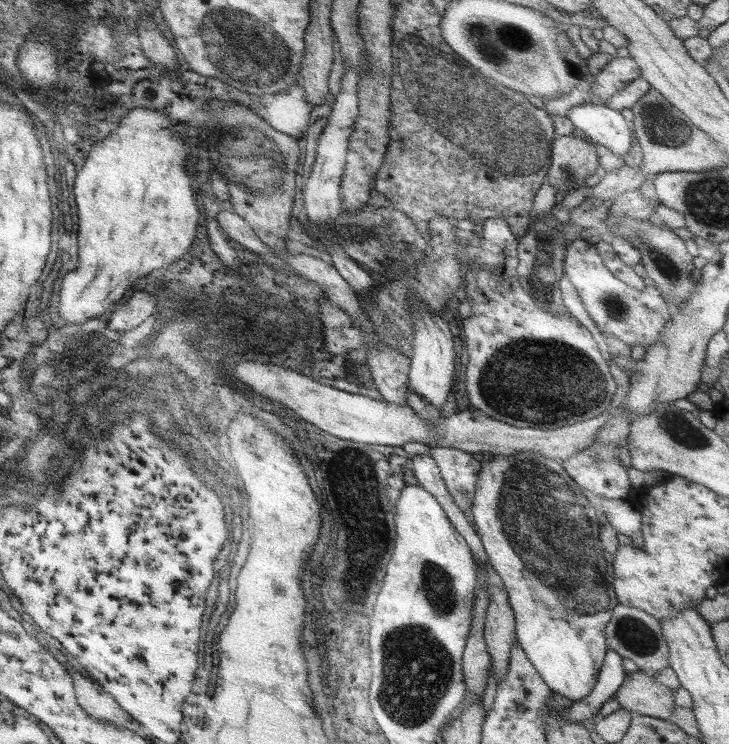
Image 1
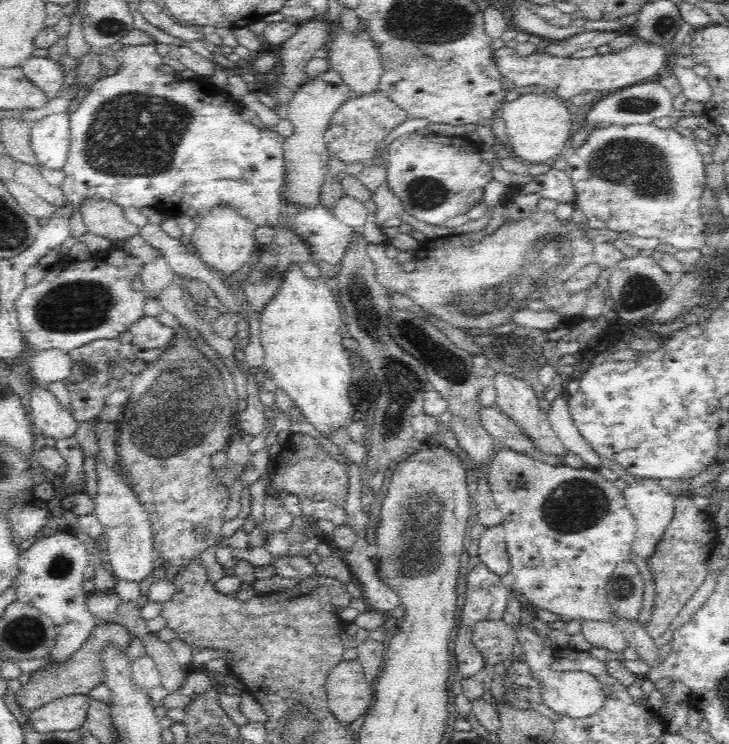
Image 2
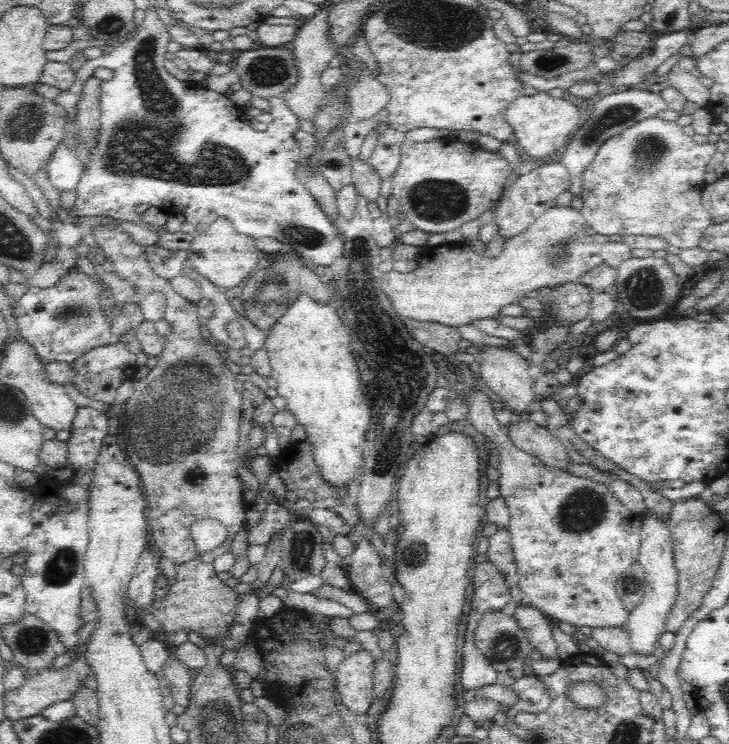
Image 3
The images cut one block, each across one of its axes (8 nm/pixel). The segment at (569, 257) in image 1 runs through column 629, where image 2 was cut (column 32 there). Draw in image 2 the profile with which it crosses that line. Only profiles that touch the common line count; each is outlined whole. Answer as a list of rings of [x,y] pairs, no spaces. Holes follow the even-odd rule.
[[[92,253],[92,255],[93,257],[89,261],[75,261],[70,256],[60,260],[51,269],[46,271],[44,278],[38,282],[36,286],[25,286],[22,294],[20,294],[20,298],[16,300],[16,312],[18,313],[19,328],[23,334],[23,340],[26,344],[31,346],[35,352],[40,353],[43,352],[43,350],[62,350],[62,352],[70,355],[76,350],[76,348],[86,346],[86,344],[90,344],[90,342],[96,340],[114,340],[118,338],[122,332],[128,332],[130,326],[136,324],[136,322],[143,317],[144,295],[142,295],[142,293],[136,293],[136,291],[130,289],[130,279],[132,279],[135,274],[139,274],[143,266],[141,260],[135,256],[129,255],[127,265],[125,267],[117,268],[108,264],[108,262],[103,259],[104,253]]]

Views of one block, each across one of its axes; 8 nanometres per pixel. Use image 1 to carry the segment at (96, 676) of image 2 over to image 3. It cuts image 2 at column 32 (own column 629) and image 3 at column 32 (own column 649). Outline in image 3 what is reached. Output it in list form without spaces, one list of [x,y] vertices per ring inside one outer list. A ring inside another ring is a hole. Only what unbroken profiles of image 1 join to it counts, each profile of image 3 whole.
[[[76,660],[59,671],[50,671],[46,668],[29,676],[28,682],[16,690],[5,691],[3,703],[6,718],[12,722],[40,716],[46,708],[55,702],[68,701],[76,692],[77,686],[83,683],[82,679],[89,674],[89,666],[86,660]]]

